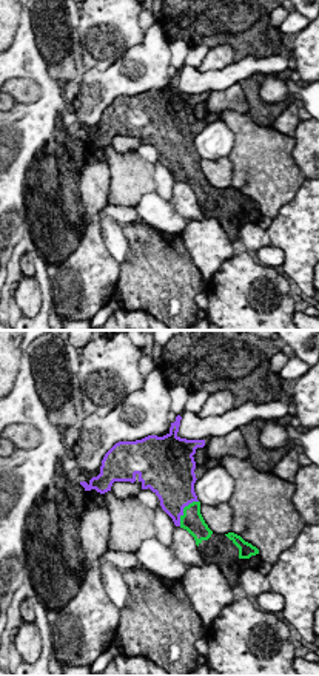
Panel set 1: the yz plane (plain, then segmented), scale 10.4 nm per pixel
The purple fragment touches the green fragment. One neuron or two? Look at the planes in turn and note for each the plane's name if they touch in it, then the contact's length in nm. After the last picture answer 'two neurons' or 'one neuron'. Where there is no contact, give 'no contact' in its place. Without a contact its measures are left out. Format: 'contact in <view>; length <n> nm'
contact in yz; length 340 nm

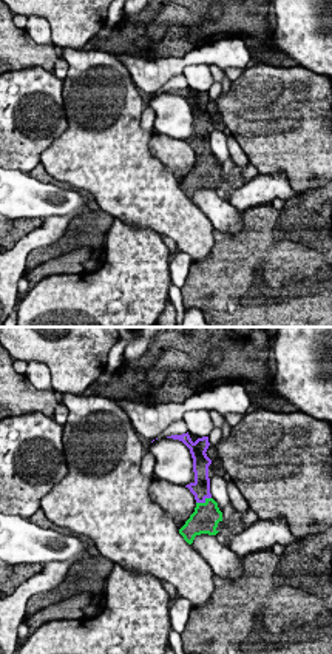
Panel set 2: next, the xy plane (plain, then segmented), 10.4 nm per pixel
contact in xy; length 170 nm

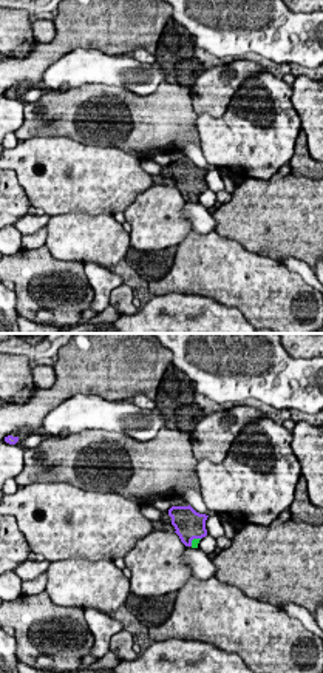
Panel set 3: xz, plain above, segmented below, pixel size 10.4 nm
contact in xz; length 140 nm

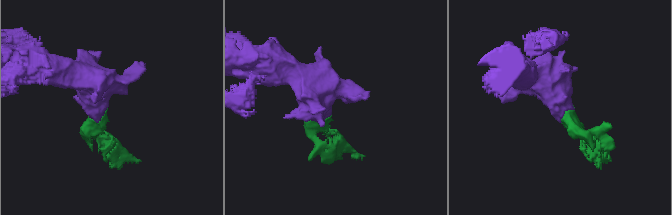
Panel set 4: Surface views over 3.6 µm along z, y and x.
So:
one neuron

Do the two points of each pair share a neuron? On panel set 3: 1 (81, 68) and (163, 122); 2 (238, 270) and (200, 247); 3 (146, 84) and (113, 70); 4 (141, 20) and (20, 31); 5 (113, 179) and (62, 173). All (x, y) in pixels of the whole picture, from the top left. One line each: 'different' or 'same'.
1: different
2: same
3: same
4: different
5: same

